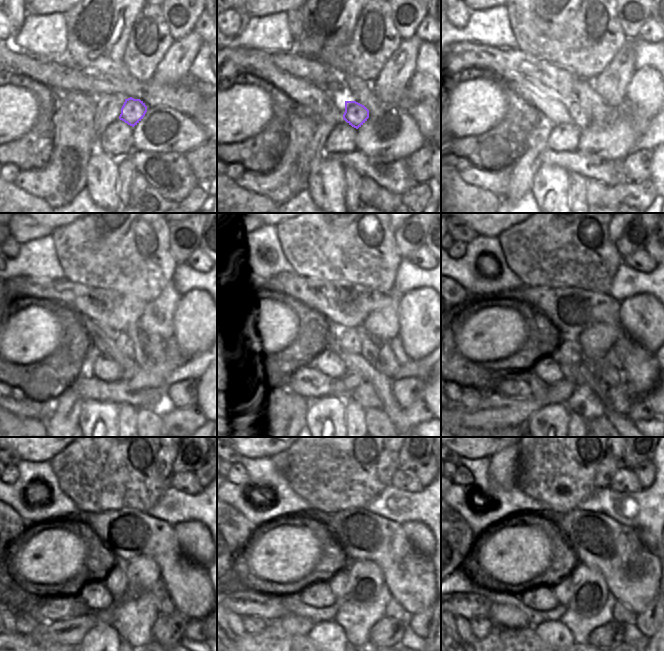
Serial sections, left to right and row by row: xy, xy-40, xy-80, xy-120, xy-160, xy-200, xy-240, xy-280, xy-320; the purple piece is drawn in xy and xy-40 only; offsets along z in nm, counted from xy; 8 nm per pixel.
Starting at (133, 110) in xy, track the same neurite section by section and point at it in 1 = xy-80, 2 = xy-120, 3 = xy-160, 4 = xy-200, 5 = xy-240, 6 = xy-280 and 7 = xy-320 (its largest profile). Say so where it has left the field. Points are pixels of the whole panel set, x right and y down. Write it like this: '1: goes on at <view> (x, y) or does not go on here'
1: goes on at xy-80 (578, 116)
2: goes on at xy-120 (124, 342)
3: goes on at xy-160 (350, 344)
4: goes on at xy-200 (570, 354)
5: goes on at xy-240 (116, 580)
6: goes on at xy-280 (339, 582)
7: goes on at xy-320 (563, 590)

